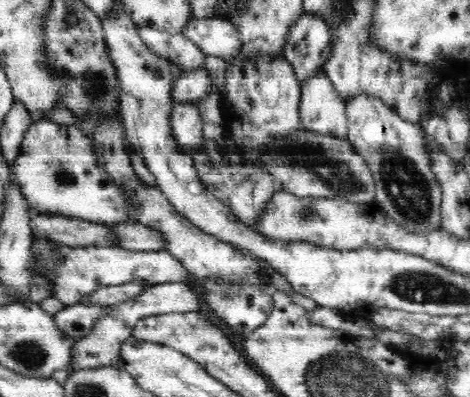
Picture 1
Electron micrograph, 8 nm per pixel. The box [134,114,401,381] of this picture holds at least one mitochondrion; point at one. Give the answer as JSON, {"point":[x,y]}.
{"point":[313,157]}

